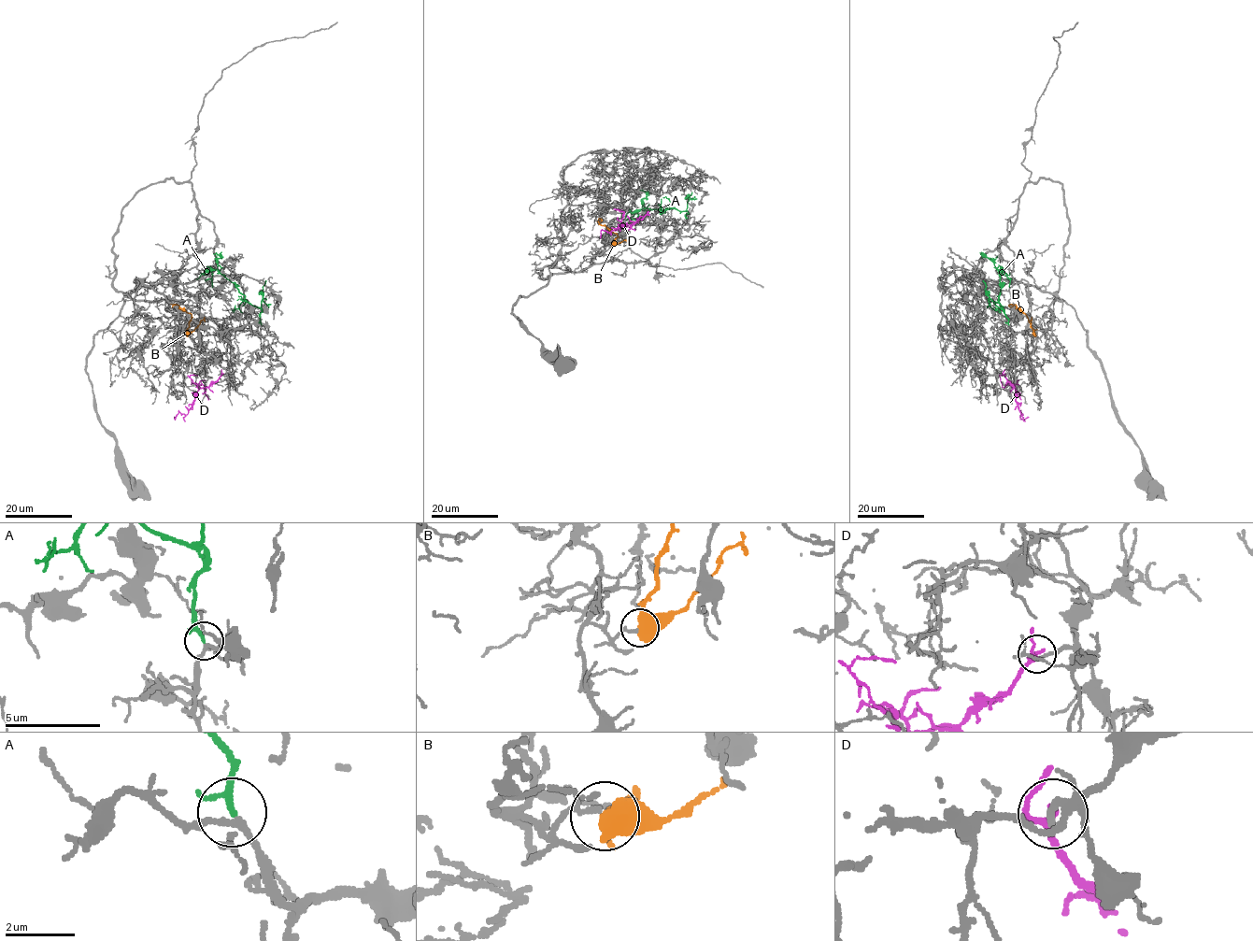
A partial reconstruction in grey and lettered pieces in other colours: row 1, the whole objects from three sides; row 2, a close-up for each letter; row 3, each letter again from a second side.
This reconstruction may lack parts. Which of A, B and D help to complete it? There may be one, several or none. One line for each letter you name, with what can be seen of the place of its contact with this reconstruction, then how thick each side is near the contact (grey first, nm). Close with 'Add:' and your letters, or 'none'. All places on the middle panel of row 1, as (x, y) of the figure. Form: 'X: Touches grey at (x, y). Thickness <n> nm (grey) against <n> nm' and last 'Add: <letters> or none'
A: Touches grey at (688, 218). Thickness 150 nm (grey) against 140 nm
D: Touches grey at (648, 214). Thickness 180 nm (grey) against 160 nm
Add: A, D

